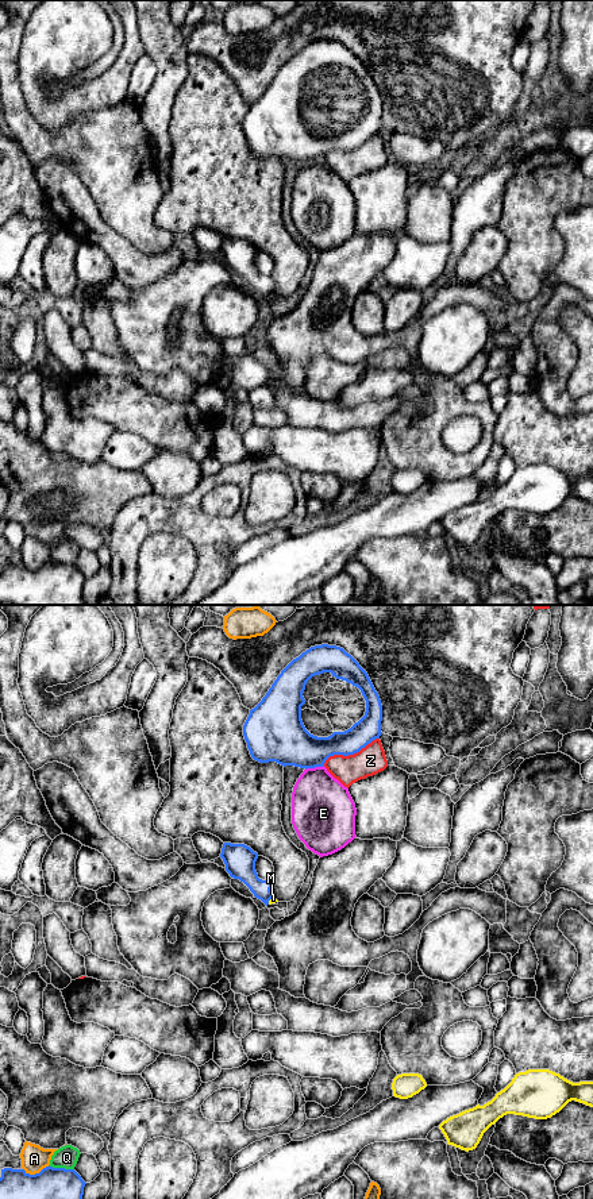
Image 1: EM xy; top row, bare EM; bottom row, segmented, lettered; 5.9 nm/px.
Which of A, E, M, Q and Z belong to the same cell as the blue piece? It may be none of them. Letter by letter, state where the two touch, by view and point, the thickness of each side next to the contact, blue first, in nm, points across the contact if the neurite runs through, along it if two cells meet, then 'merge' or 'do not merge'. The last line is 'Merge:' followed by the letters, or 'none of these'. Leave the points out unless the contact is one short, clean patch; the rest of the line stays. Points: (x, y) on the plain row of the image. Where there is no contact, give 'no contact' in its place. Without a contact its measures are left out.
A: contact xy (35, 569); calibres 420 and 160 nm; do not merge
E: contact xy (314, 162); calibres 280 and 360 nm; do not merge
M: contact xy (269, 295); calibres 150 and 30 nm; way xy (242, 262), (269, 295), (273, 295); merge
Q: contact xy (61, 563); calibres 420 and 130 nm; do not merge
Z: contact xy (350, 149); calibres 200 and 170 nm; do not merge
Merge: M

